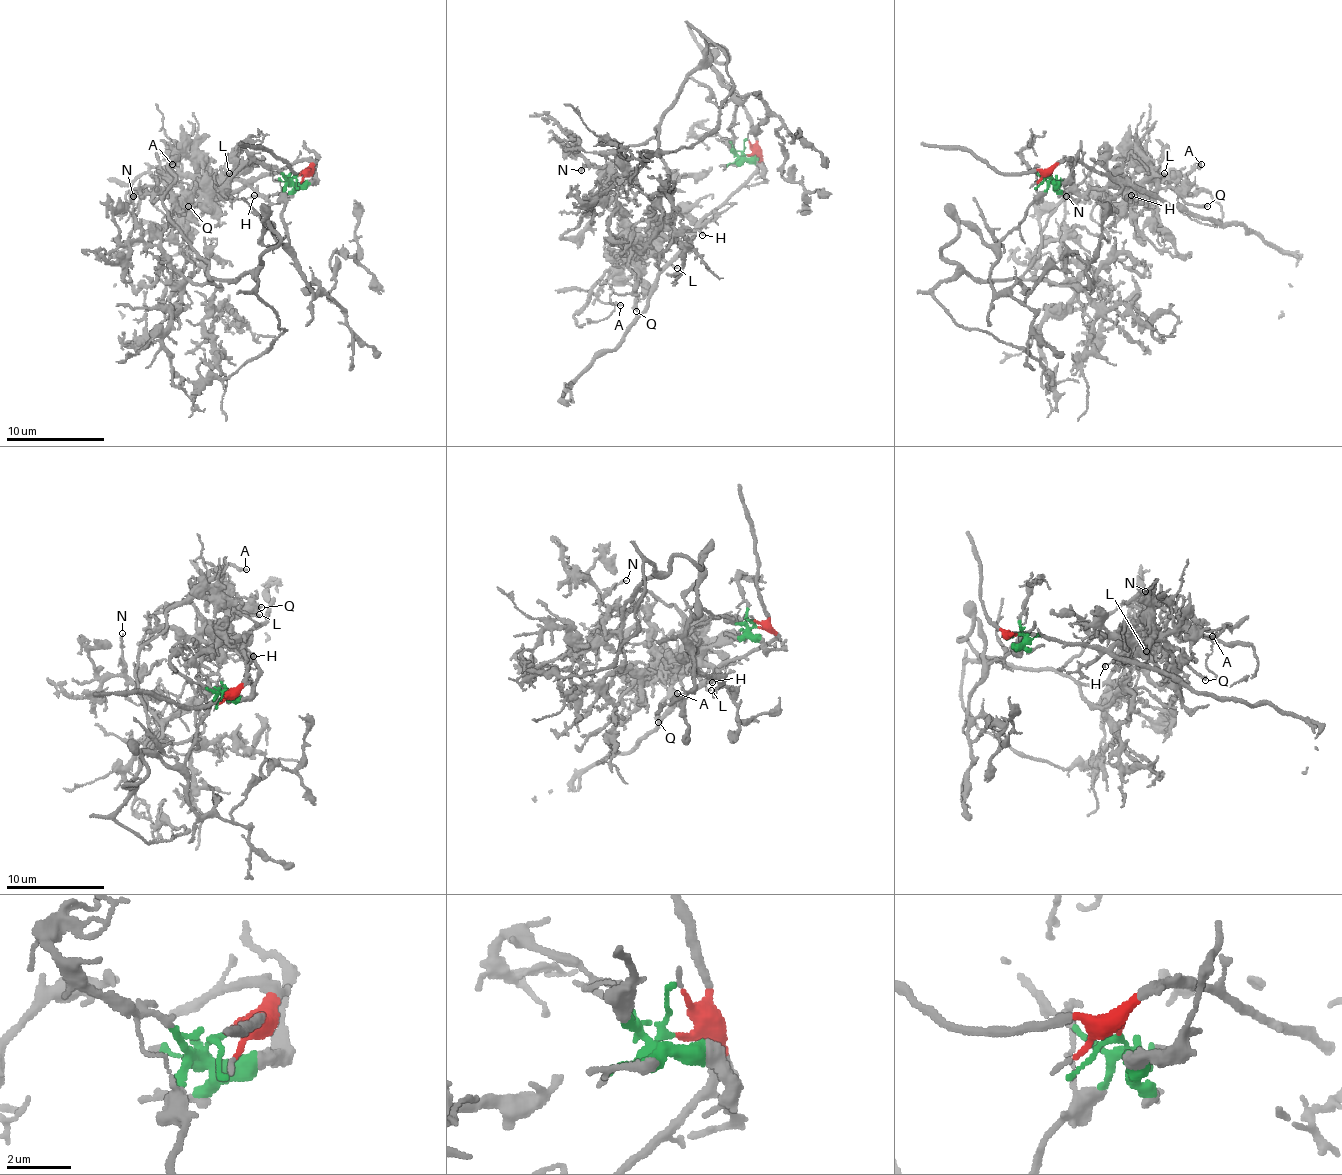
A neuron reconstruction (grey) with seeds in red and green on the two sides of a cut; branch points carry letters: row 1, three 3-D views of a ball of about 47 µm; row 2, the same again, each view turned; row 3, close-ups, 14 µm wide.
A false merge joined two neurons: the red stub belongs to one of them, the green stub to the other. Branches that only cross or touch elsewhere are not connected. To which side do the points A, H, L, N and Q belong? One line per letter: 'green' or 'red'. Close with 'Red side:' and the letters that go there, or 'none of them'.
A: red
H: red
L: red
N: green
Q: red
Red side: A, H, L, Q

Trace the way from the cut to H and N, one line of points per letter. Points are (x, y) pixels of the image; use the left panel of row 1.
H: (296, 176), (304, 173), (311, 163), (294, 161), (245, 181), (232, 181), (225, 191), (235, 198), (254, 195)
N: (296, 176), (282, 208), (286, 242), (264, 223), (279, 242), (262, 262), (195, 284), (143, 240), (134, 195)

